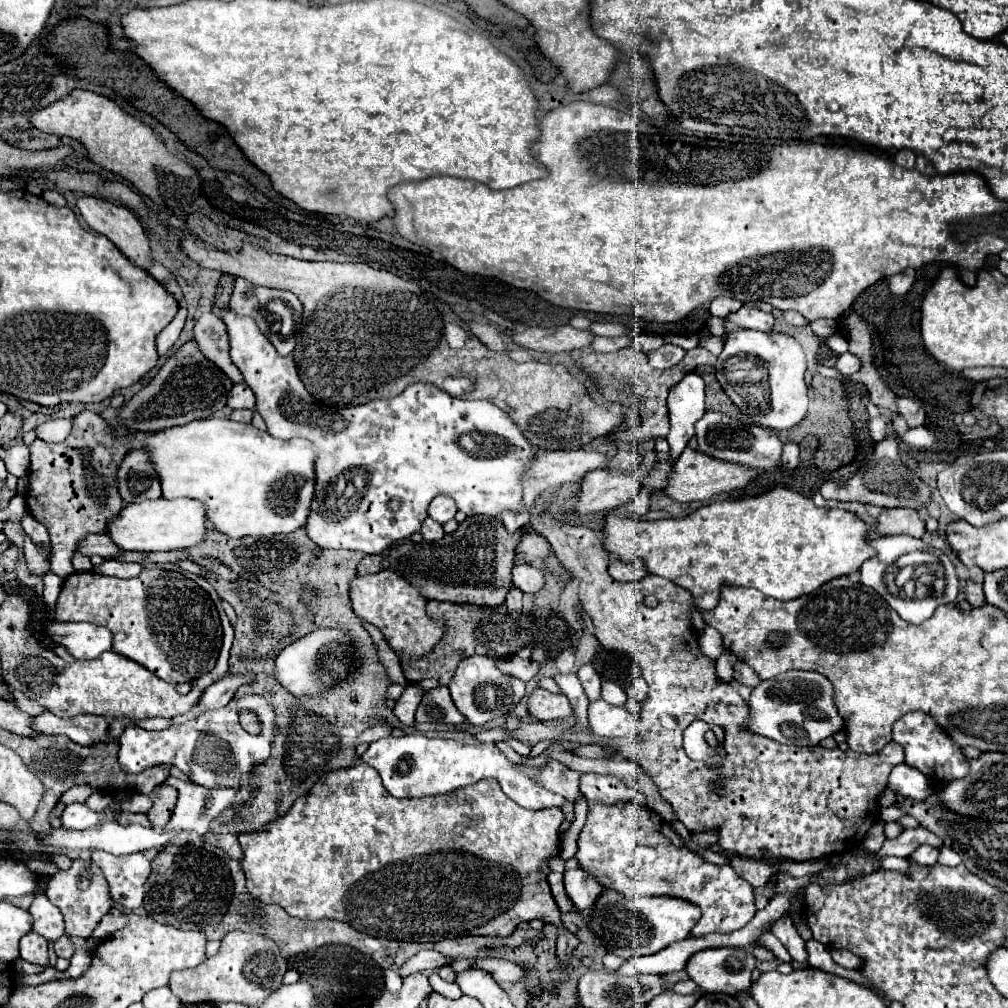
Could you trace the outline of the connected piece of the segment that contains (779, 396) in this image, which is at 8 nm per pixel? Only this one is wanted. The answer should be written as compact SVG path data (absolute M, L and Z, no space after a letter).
M738 330L726 334L726 344L716 362L716 380L734 406L754 424L770 430L788 430L802 422L808 410L804 382L806 356L802 346L780 332Z

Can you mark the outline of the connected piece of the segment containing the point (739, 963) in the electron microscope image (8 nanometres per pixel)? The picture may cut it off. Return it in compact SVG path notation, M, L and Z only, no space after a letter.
M712 948L696 952L688 960L686 972L706 992L736 994L750 990L754 966L756 960L748 948Z

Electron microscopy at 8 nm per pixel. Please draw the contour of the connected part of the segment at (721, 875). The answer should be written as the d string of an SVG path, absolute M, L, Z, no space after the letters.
M616 802L616 804L590 804L586 826L578 838L578 850L574 854L578 866L596 876L604 888L616 890L626 898L642 896L678 896L702 910L702 918L694 928L694 936L706 936L710 932L734 932L746 926L754 914L754 888L742 880L732 866L716 866L706 862L700 854L690 850L684 840L674 832L670 822L660 820L660 814L638 804L638 802Z

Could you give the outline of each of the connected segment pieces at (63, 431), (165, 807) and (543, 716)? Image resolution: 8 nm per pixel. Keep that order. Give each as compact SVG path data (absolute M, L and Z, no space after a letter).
M64 418L64 420L44 422L34 432L36 432L38 440L44 440L44 442L62 442L70 434L70 430L72 430L72 420Z
M160 784L156 786L156 792L150 794L150 798L152 808L146 812L146 816L154 828L164 828L172 816L172 808L176 806L176 788Z
M536 688L528 698L528 712L540 722L566 720L572 716L570 702L564 694L552 694L544 688Z

